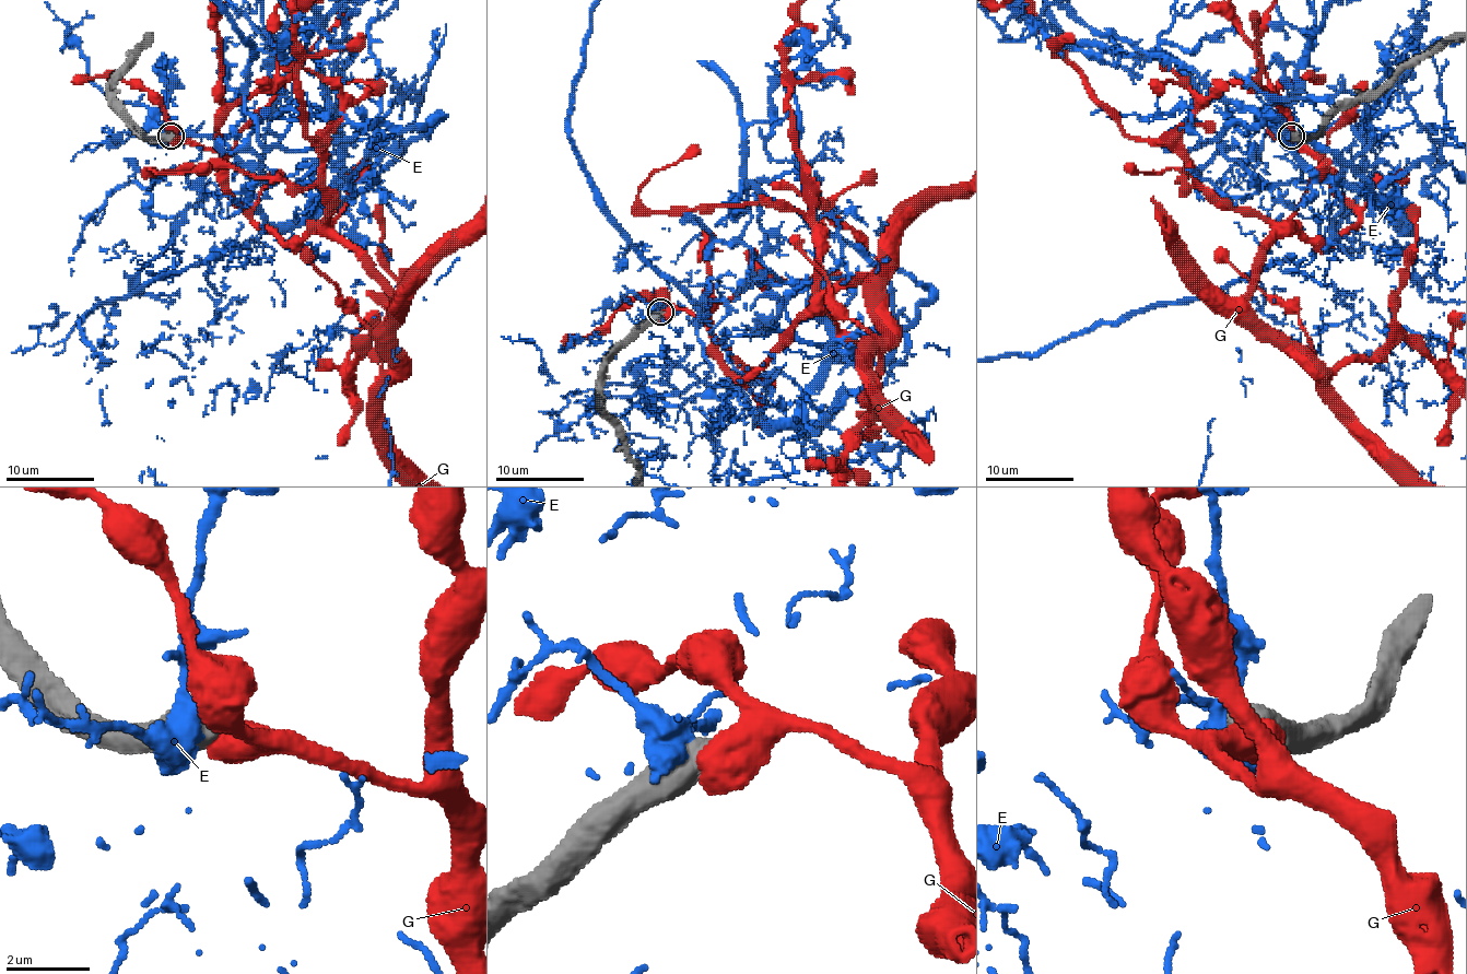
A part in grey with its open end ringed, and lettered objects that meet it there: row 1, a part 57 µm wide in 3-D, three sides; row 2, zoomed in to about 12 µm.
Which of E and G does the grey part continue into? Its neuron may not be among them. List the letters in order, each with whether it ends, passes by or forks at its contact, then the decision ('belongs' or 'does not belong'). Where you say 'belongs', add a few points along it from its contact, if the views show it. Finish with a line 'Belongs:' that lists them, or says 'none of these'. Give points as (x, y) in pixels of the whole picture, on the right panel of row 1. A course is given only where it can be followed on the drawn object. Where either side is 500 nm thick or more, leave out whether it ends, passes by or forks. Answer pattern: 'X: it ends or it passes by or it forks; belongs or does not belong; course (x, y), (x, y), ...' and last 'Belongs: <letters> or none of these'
E: does not belong
G: does not belong
Belongs: none of these

